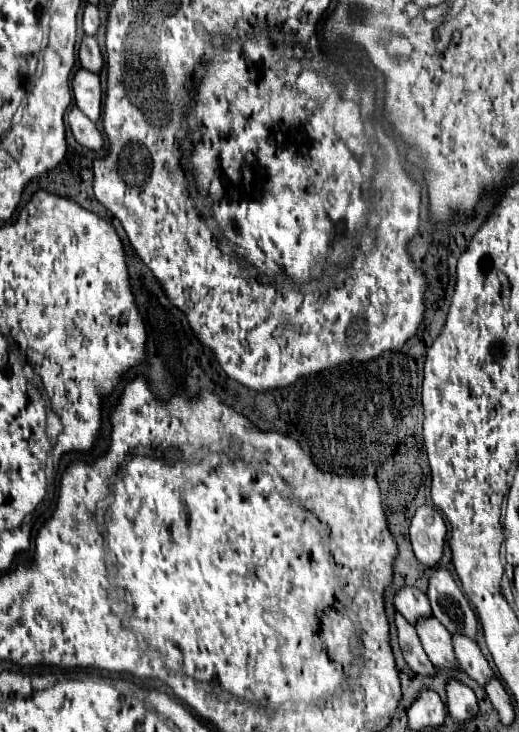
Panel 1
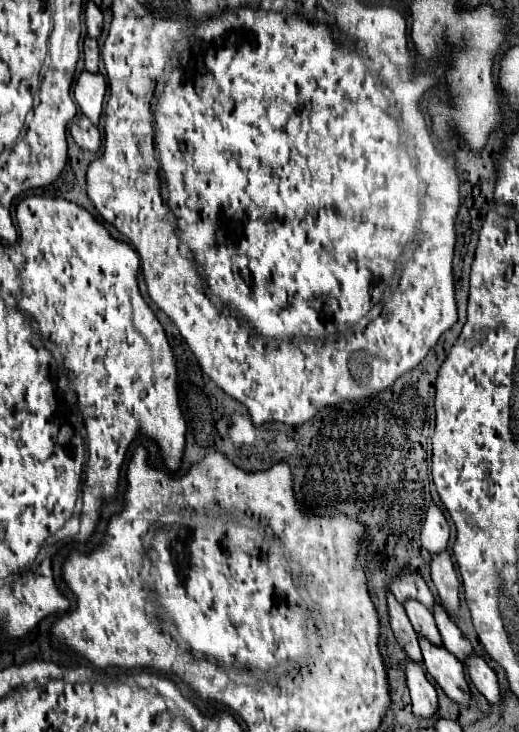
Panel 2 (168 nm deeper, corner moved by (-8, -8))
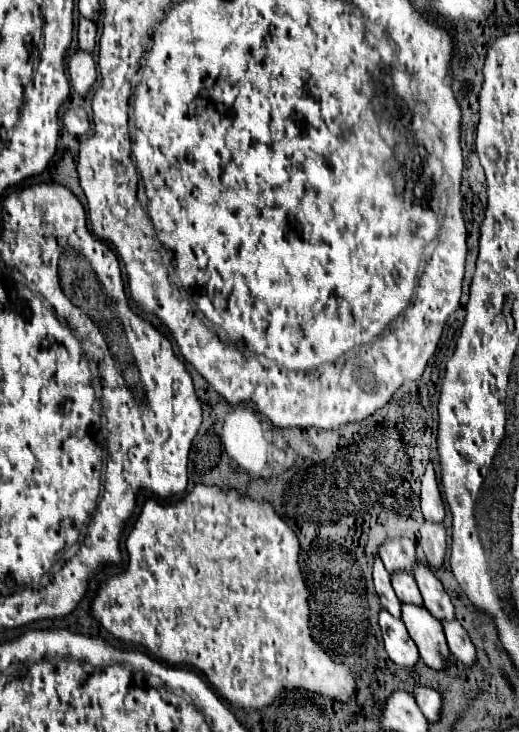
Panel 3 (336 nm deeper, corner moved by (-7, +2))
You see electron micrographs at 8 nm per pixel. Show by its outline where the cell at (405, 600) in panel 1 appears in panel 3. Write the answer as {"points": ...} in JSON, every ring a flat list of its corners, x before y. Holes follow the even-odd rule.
{"points":[[408,538,388,540,380,548,380,560,384,562,384,566,390,574,396,574,396,572,414,574,414,568,416,568,416,562,418,562,414,542,408,540]]}

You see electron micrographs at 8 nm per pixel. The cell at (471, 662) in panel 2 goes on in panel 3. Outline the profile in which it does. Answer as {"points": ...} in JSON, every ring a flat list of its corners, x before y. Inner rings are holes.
{"points":[[452,620,452,622,444,622,444,634,446,634,446,640,448,640,448,648,450,652,466,666,474,666,476,664,476,648,468,636,468,632,460,626,458,620]]}

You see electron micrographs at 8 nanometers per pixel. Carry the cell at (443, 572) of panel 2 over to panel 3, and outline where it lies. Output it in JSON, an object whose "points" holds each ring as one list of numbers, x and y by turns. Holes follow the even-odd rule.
{"points":[[424,522,420,528,420,546,424,548,428,564,432,568,442,568,444,554,446,554,446,528,444,528,444,524]]}

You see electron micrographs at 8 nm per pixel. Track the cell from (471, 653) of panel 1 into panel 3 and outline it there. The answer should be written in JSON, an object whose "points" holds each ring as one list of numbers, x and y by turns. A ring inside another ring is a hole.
{"points":[[418,562,414,580,416,580,416,584,418,584,420,592,422,592,424,608,426,608,434,618,438,618,440,622,444,622,444,620,454,620,452,600,450,600,450,596,446,594,446,590,444,590,444,586,440,584,440,580,432,574,432,570,430,570,428,566,424,566,422,562]]}

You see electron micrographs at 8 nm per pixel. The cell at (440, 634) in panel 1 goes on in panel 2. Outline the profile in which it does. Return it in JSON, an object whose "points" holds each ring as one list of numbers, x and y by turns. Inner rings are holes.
{"points":[[407,600,405,602,405,612,413,624,413,628,417,630,417,634,429,638,431,642,441,644,441,634,437,630,437,624,433,620,433,614,417,600]]}

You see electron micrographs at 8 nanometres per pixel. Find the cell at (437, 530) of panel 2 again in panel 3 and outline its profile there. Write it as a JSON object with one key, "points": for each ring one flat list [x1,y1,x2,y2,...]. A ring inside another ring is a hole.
{"points":[[428,464,424,476,422,476,422,492,420,492,420,500,422,500,422,514,426,520,432,520,434,524,444,522,446,510,440,498,440,490,438,490,438,482,436,482,436,474,432,464]]}

